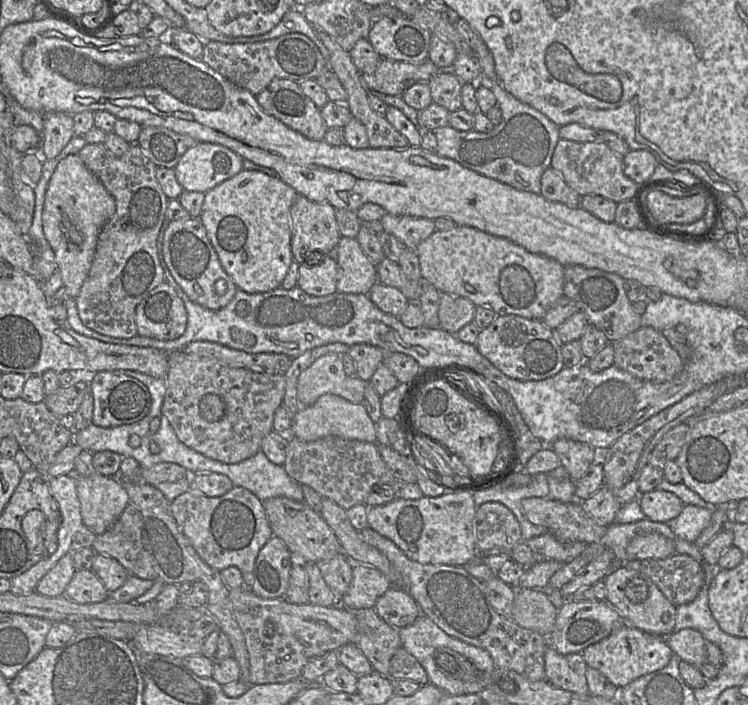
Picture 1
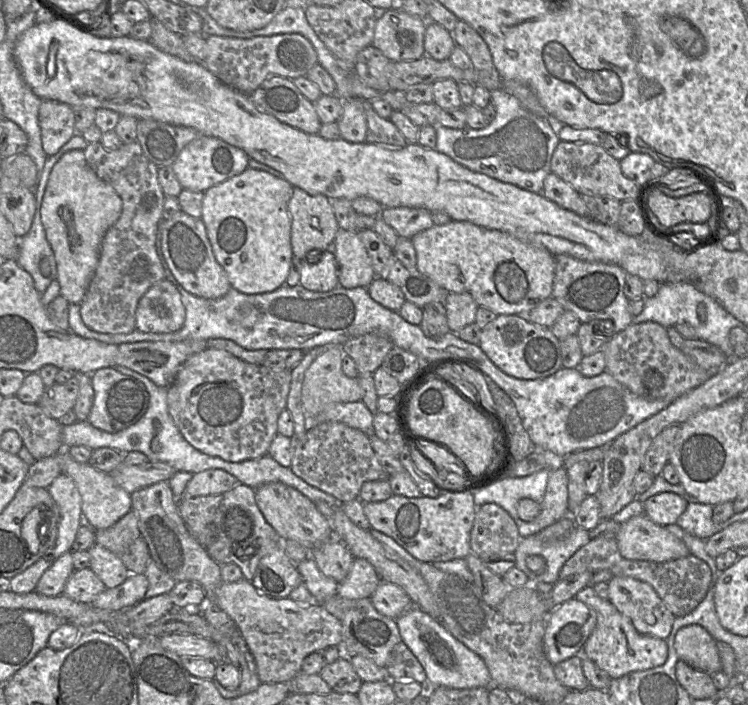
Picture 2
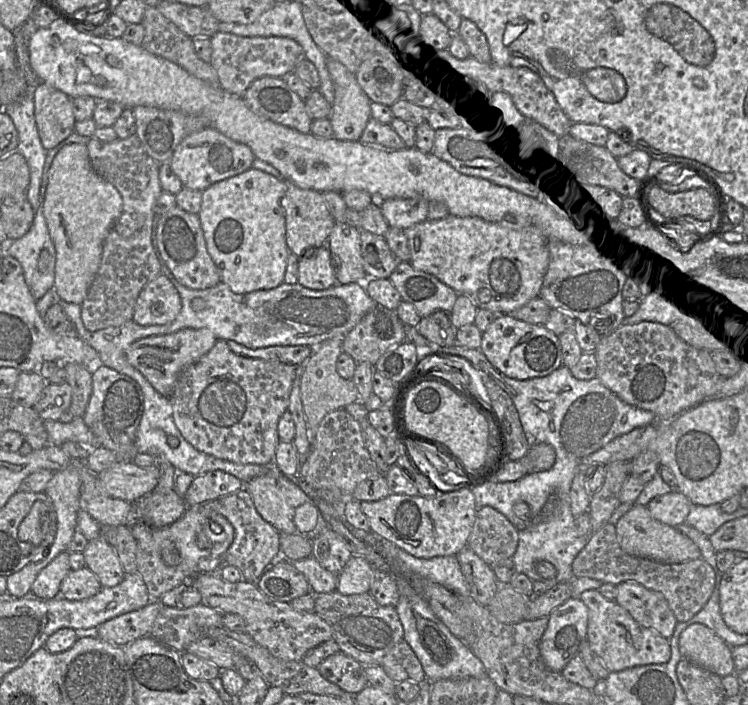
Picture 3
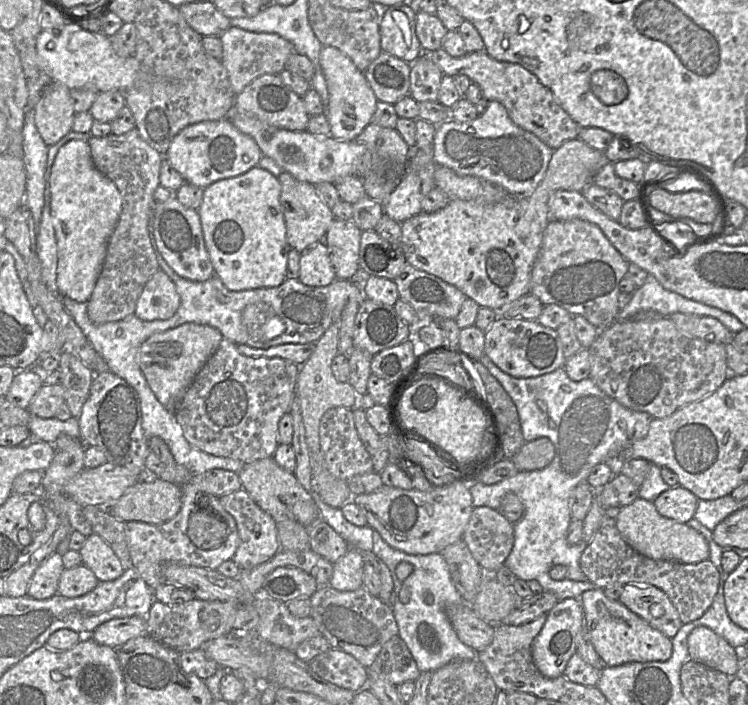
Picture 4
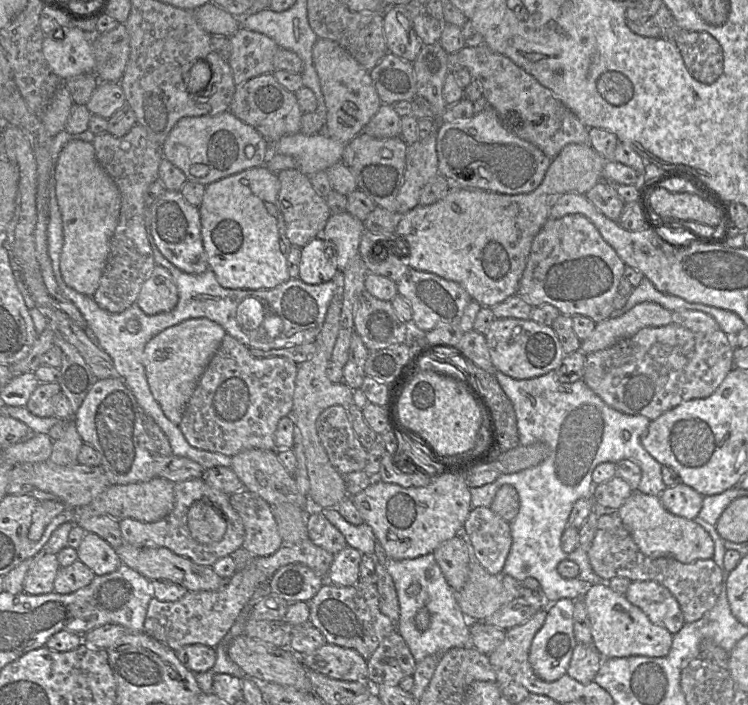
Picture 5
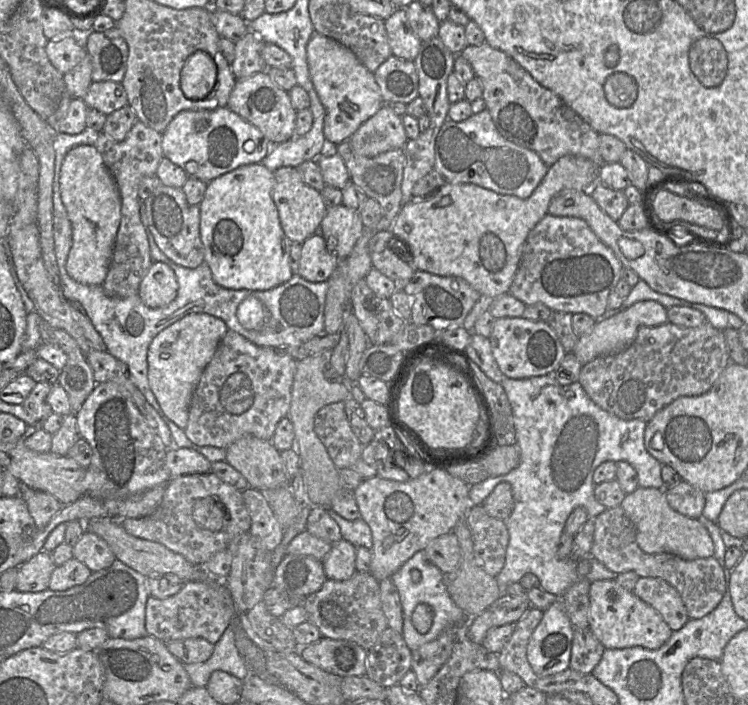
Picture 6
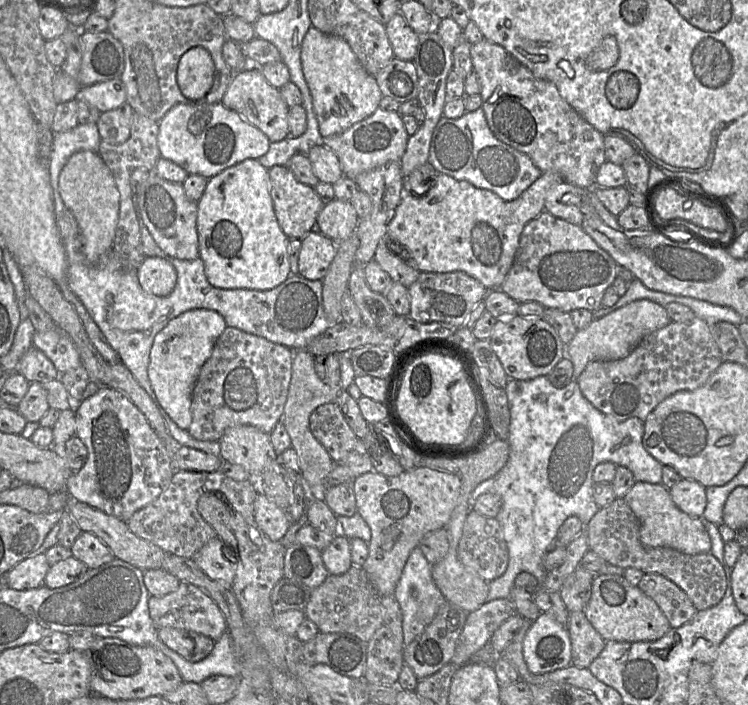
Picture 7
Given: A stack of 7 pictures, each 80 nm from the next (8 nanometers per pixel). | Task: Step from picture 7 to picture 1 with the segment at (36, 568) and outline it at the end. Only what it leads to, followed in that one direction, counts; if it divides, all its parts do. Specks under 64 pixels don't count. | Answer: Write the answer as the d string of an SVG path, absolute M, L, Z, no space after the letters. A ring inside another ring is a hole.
M67 553L42 577L36 591L47 597L63 596L75 572L73 555Z

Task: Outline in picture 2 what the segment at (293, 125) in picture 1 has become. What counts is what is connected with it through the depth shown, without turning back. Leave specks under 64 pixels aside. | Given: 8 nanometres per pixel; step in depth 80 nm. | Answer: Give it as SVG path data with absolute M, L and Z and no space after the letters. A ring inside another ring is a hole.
M272 76L249 94L250 99L262 112L276 117L308 134L318 134L320 121L314 103L309 101L286 77Z

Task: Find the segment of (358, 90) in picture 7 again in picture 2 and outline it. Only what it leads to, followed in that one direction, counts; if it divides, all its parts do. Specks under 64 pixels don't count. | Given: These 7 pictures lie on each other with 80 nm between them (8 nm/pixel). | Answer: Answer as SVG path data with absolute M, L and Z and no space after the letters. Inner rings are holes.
M357 97L343 100L342 114L336 123L342 139L352 143L365 142L367 133L365 101Z

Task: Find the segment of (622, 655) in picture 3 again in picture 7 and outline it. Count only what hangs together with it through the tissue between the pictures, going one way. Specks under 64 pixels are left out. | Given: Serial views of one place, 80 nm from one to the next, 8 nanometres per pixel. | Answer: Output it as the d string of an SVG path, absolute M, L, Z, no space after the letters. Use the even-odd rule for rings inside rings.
M596 574L594 576L591 595L584 614L605 641L652 642L662 638L671 628L656 602L641 591L638 586L630 585L621 575Z

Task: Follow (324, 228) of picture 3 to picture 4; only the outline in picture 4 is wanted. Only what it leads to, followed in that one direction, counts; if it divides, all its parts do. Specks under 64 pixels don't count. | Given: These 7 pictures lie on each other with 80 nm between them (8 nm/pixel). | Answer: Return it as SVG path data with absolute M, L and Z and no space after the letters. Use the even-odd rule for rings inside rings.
M286 171L278 178L282 185L281 205L286 222L287 240L293 249L301 253L324 239L335 216L313 184L300 181Z

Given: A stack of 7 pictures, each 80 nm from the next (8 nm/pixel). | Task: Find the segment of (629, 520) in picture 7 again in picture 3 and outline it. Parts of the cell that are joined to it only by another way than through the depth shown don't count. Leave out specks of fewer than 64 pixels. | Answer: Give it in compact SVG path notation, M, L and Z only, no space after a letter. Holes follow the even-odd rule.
M608 522L589 537L586 546L578 553L572 563L574 578L591 578L603 583L618 585L622 582L637 582L646 588L658 591L664 595L669 607L678 622L690 620L709 600L715 587L715 572L704 559L697 558L681 563L661 563L647 558L631 556L625 553L618 540L616 525Z

